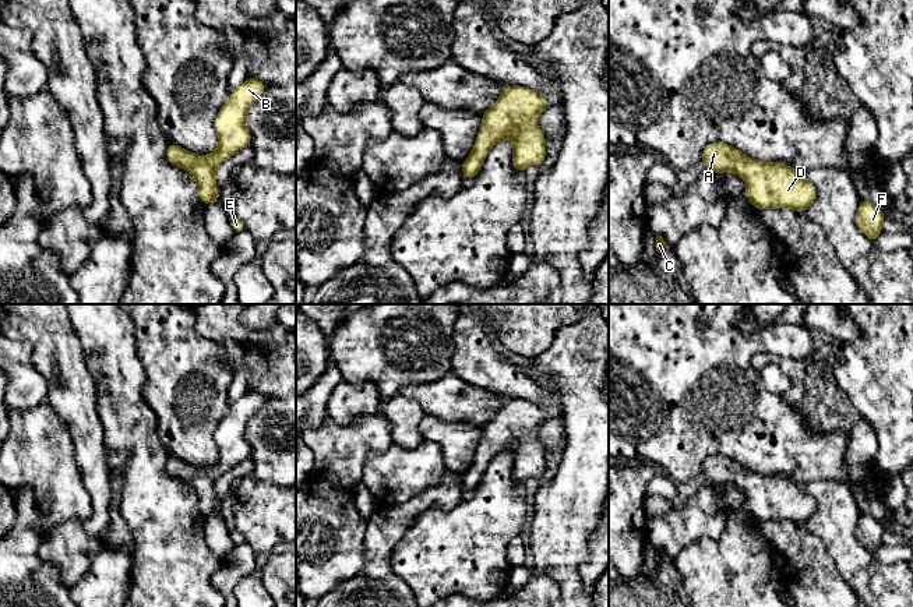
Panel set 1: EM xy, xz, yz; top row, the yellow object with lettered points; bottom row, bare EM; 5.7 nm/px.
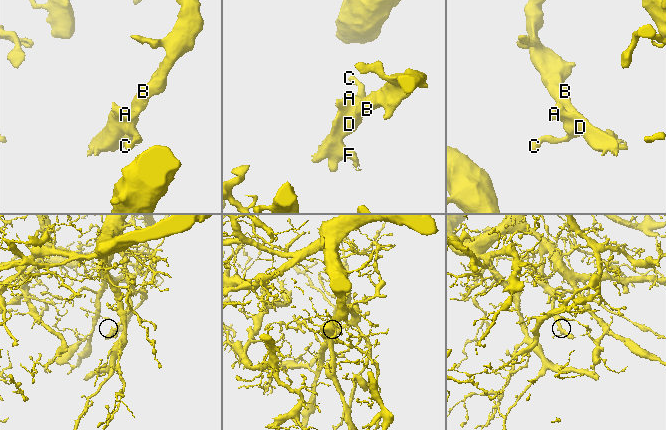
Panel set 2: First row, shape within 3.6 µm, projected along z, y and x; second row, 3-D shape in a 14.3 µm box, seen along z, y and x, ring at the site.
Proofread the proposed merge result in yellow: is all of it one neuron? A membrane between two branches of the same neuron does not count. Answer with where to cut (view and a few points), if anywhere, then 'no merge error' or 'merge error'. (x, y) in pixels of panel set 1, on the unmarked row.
cut none; no merge error

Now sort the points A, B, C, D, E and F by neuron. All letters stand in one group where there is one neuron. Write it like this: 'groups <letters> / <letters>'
groups A B C D E F

